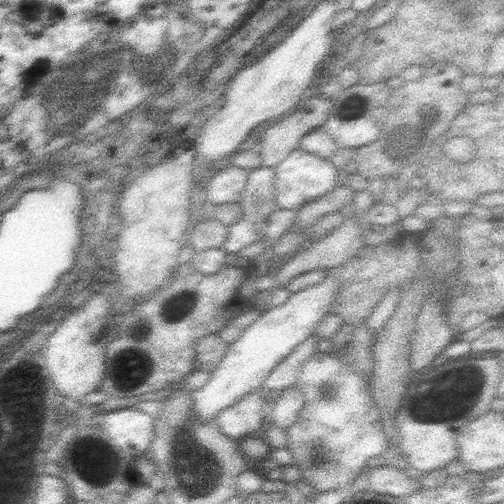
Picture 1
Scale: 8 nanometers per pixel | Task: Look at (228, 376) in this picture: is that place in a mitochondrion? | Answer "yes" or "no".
no

